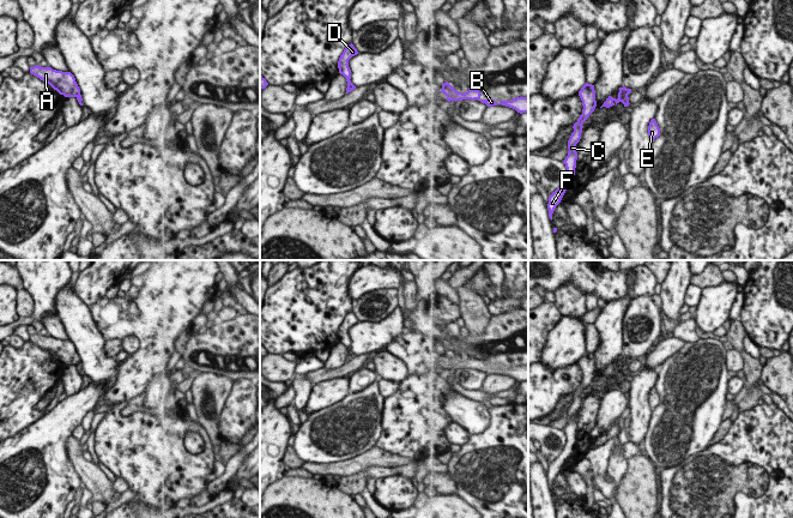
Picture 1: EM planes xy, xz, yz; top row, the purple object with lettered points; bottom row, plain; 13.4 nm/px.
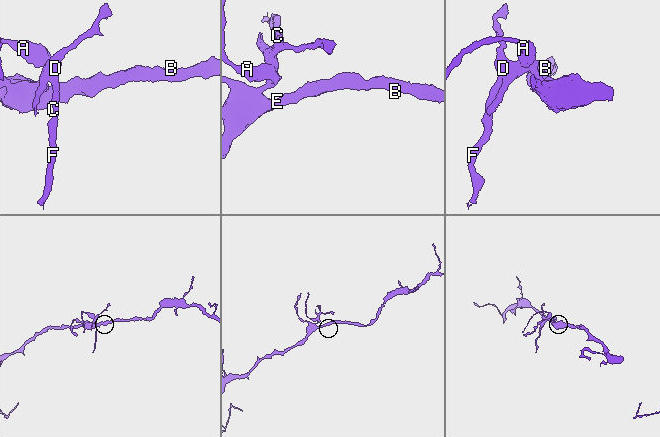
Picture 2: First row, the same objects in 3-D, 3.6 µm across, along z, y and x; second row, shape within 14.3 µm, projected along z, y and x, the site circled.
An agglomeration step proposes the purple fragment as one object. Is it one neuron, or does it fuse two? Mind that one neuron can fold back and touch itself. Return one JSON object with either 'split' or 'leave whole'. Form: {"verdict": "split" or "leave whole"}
{"verdict": "split"}

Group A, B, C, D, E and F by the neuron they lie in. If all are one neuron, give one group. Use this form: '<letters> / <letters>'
A B E / C D F

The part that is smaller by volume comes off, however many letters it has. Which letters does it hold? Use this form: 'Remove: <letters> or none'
Remove: C, D, F

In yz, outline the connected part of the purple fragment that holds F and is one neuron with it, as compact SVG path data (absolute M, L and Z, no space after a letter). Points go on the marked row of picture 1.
M586 83L579 91L579 96L582 101L583 109L582 114L574 124L574 132L568 140L569 151L568 156L563 161L567 168L565 177L562 181L561 186L549 197L547 209L550 219L552 219L552 213L556 206L561 203L565 191L573 185L577 159L577 152L575 151L575 146L581 139L583 122L589 118L589 115L594 112L597 107L594 85Z

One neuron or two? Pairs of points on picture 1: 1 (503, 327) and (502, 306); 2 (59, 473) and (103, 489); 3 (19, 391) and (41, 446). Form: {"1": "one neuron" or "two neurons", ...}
{"1": "two neurons", "2": "two neurons", "3": "two neurons"}

